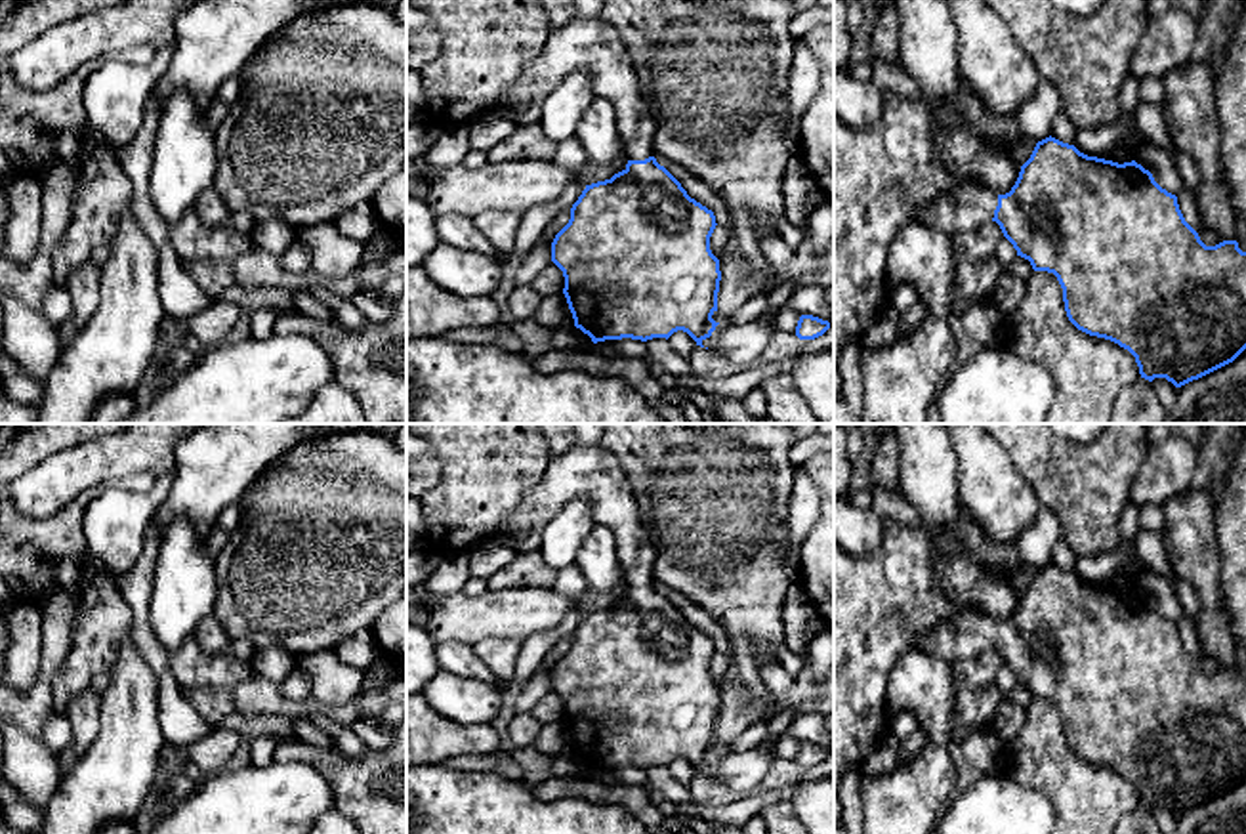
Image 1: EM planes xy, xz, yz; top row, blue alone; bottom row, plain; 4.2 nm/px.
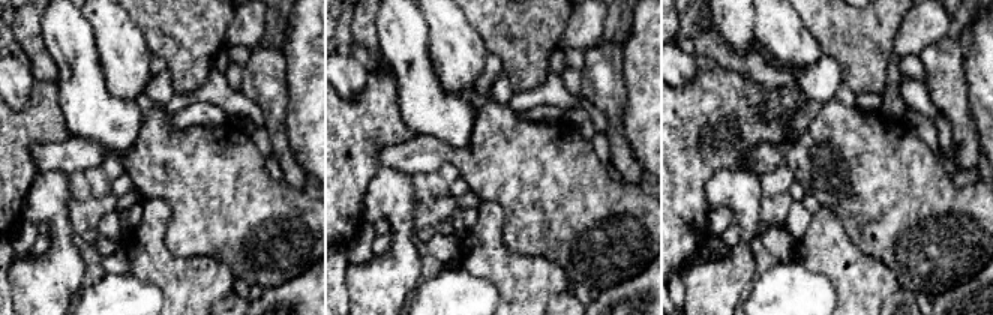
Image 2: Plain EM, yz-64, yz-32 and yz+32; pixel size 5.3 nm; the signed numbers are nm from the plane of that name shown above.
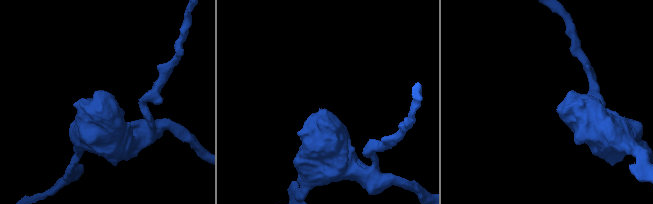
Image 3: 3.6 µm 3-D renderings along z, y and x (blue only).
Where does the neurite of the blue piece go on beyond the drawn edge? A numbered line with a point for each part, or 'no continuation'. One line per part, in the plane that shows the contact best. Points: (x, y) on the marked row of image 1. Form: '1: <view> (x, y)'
1: xz (582, 44)

